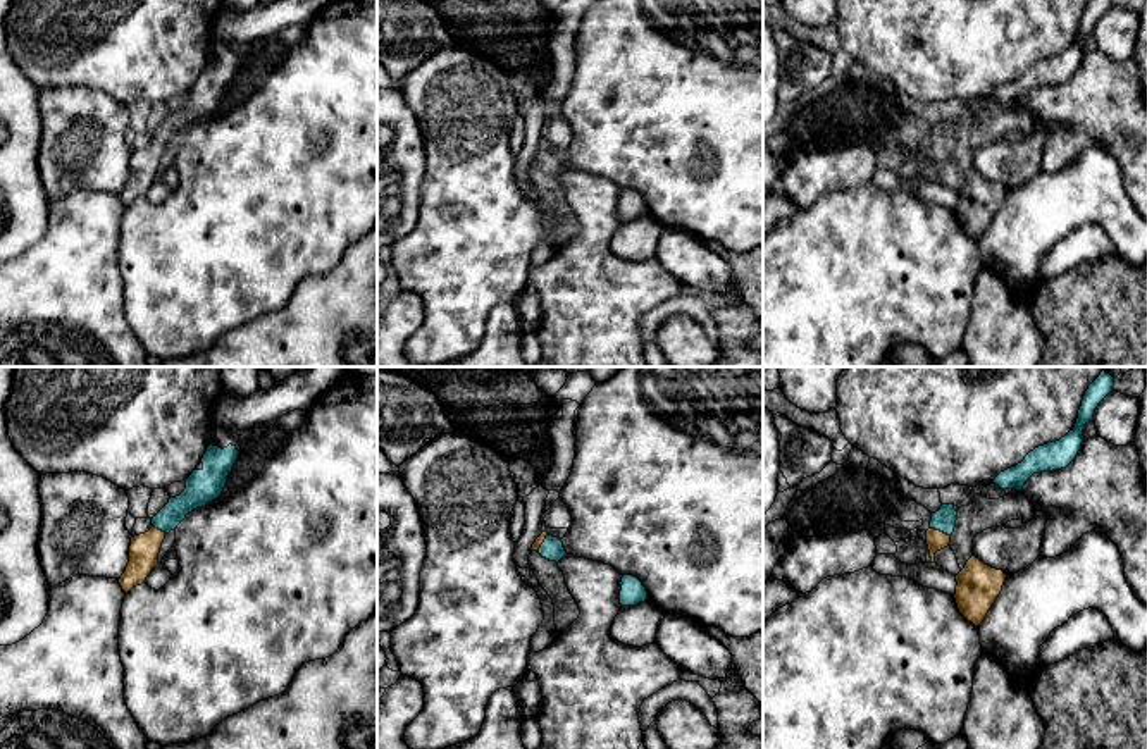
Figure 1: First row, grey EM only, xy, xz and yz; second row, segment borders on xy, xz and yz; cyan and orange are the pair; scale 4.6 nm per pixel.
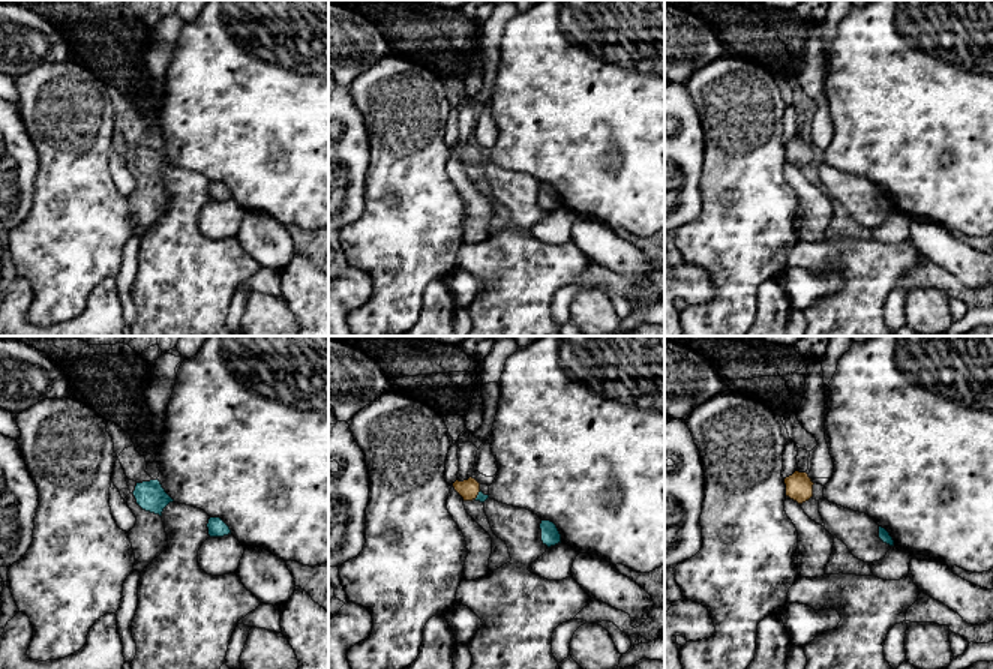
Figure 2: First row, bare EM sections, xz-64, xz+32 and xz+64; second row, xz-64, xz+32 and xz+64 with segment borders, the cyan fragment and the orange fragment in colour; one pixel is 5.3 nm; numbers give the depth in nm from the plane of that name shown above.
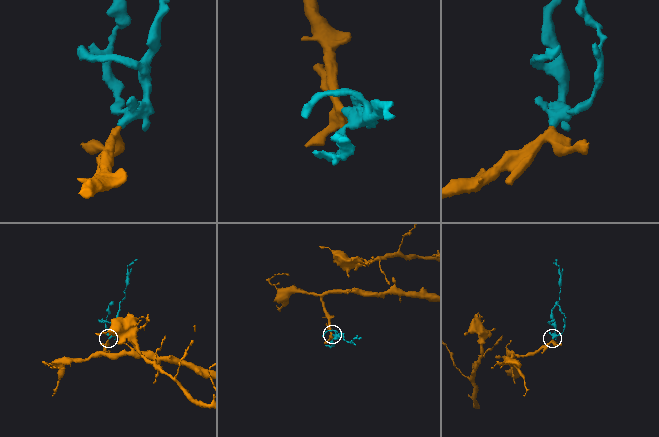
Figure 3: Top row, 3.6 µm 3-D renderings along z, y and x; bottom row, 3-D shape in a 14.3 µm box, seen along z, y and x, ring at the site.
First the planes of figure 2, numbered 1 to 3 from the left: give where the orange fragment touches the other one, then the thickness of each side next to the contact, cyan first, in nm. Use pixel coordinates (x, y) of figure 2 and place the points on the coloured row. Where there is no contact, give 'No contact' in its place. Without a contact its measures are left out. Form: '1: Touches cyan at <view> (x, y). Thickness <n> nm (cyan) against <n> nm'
1: No contact
2: Touches cyan at xz+32 (477, 495). Thickness 50 nm (cyan) against 110 nm
3: No contact

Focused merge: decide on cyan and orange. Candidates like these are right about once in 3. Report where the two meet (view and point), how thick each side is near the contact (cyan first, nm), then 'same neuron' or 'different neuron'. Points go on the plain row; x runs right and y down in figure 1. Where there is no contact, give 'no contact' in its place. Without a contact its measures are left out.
yz (941, 145) | 110/90 nm | same neuron

